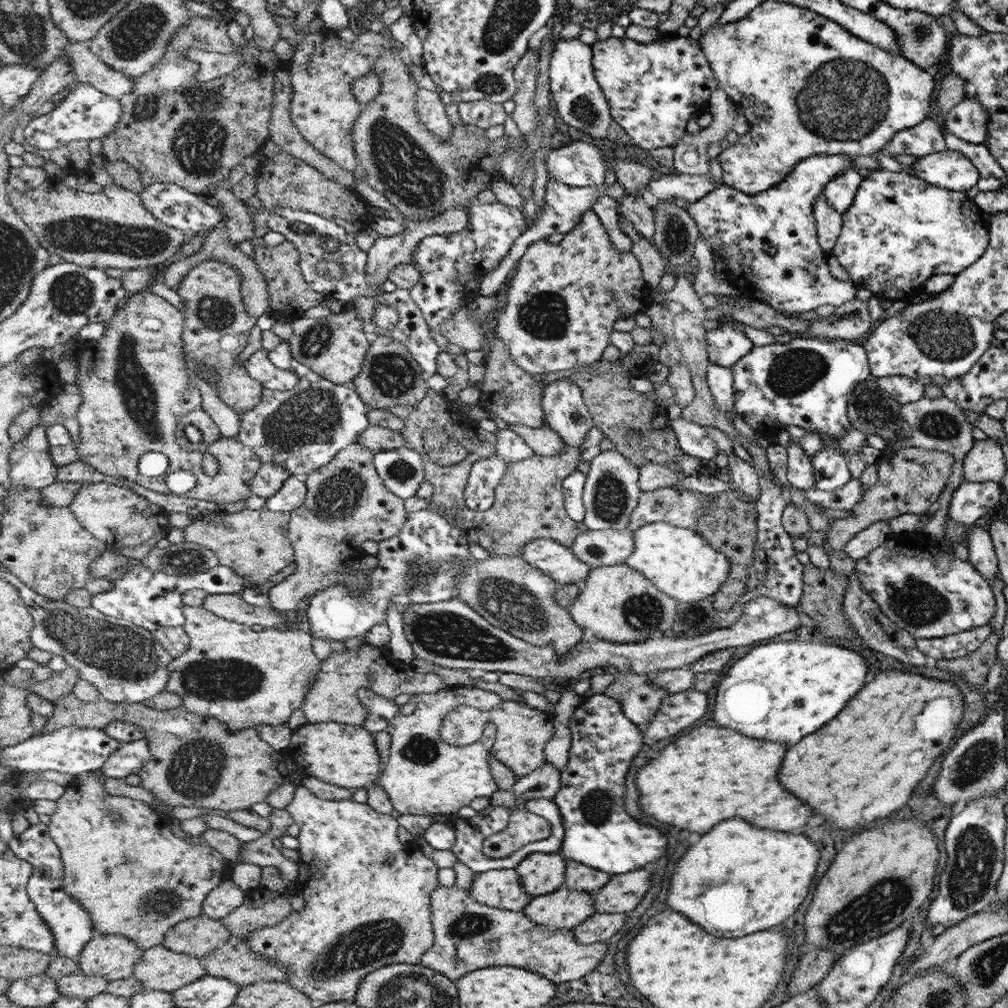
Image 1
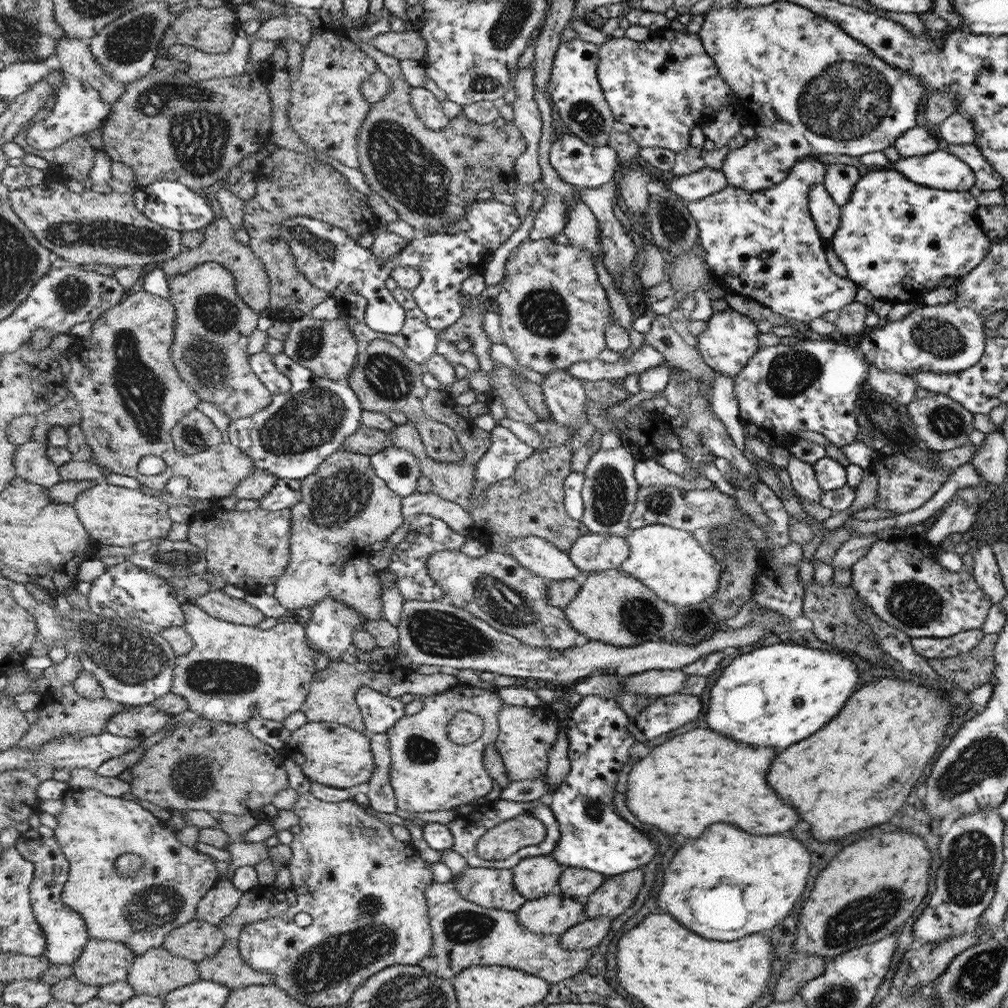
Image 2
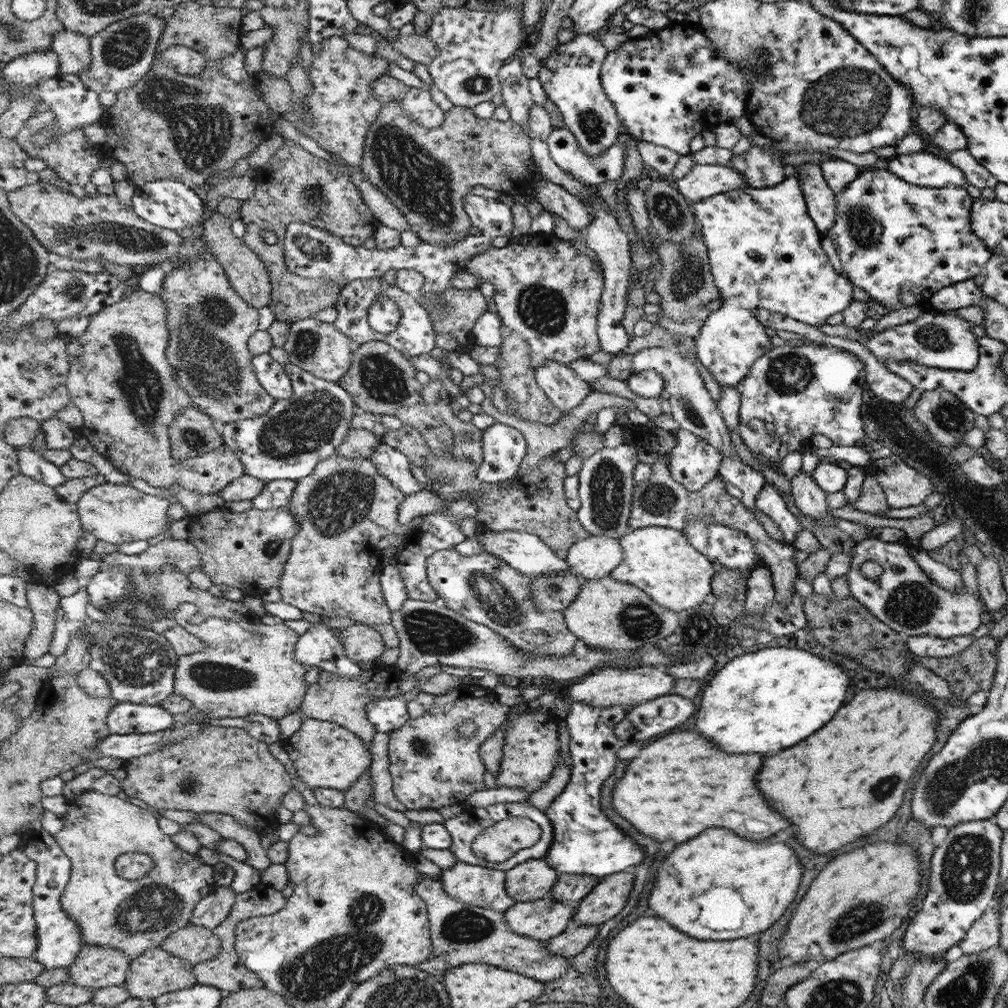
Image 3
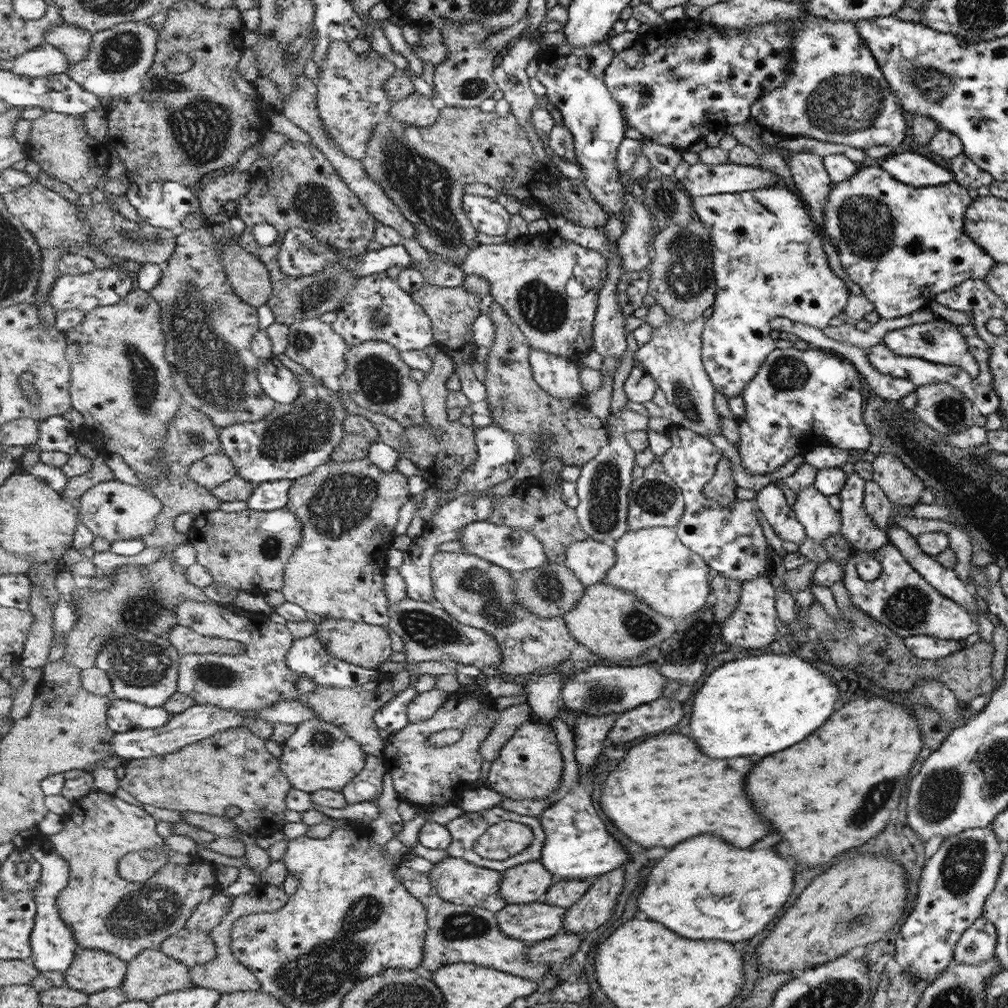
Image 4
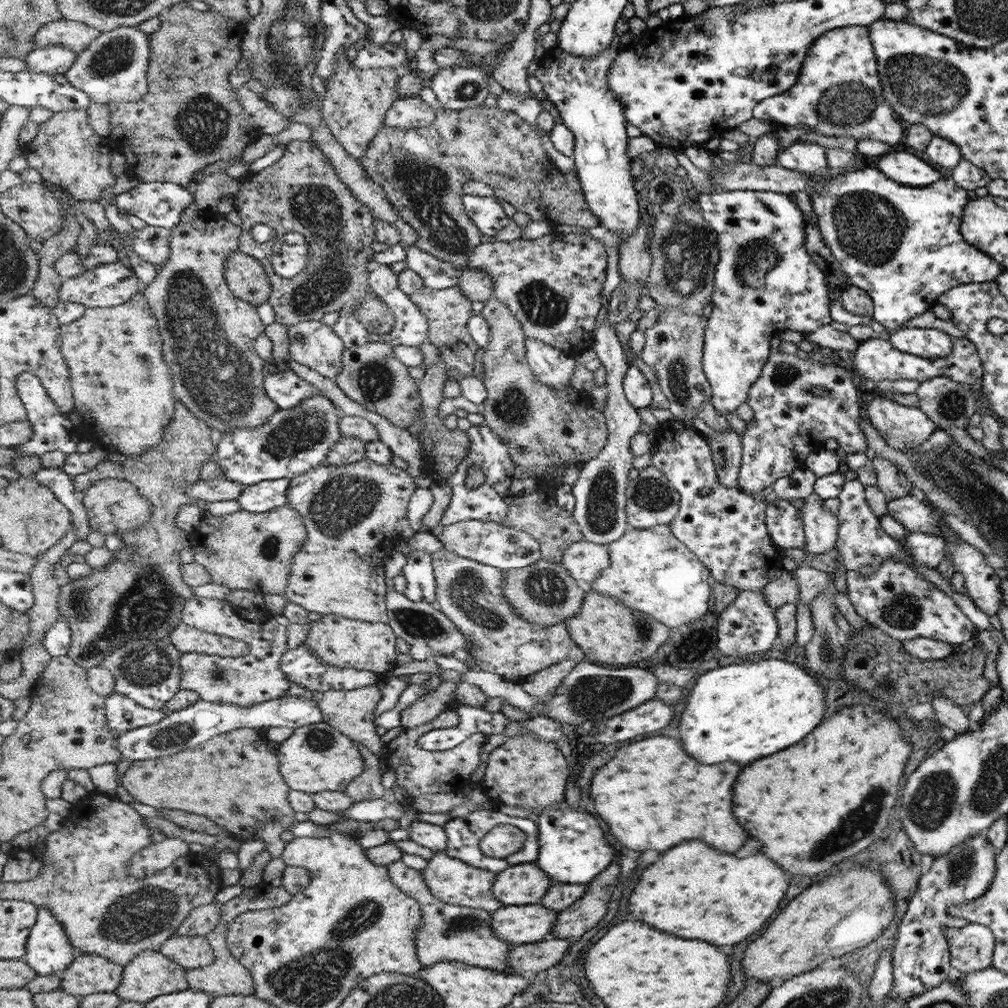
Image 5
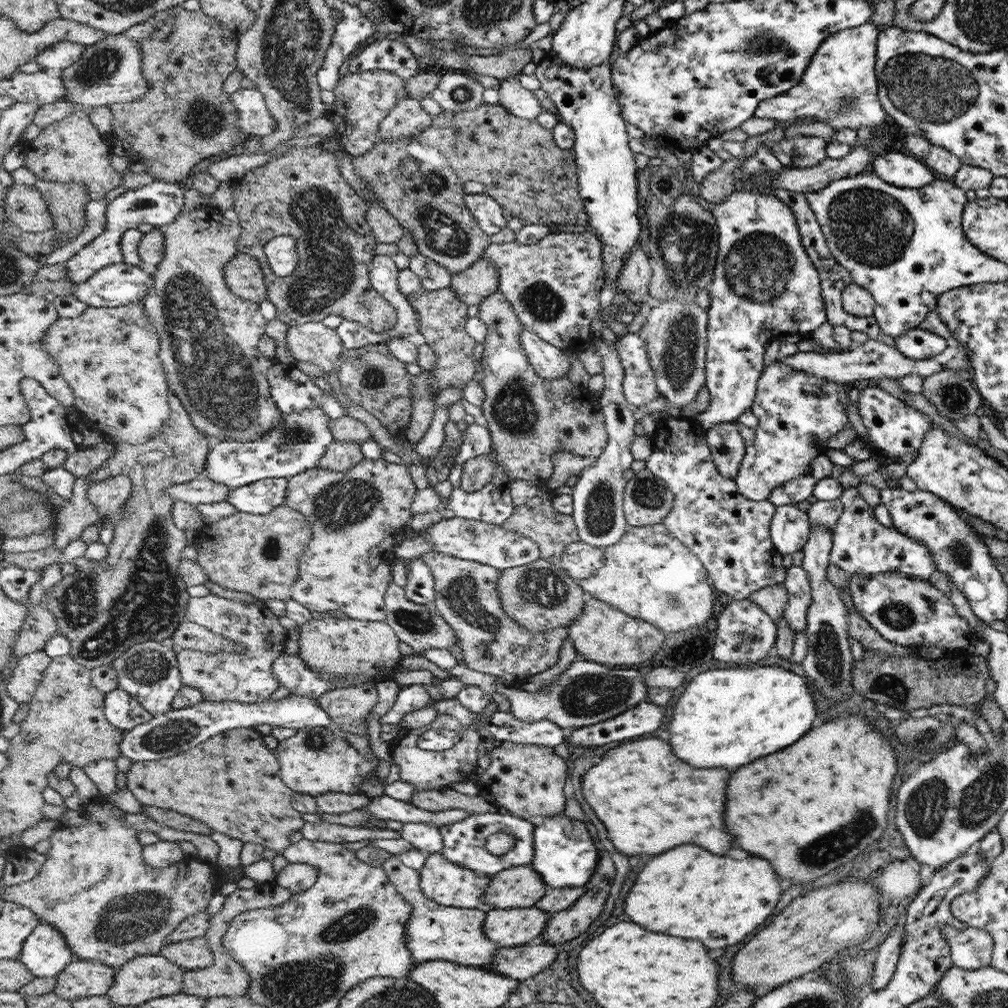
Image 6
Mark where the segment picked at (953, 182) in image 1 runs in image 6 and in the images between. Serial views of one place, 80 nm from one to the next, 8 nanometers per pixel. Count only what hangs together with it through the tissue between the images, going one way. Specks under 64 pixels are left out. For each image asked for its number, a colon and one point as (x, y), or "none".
2: (940, 170)
3: (923, 169)
4: (915, 170)
5: (909, 170)
6: (900, 170)

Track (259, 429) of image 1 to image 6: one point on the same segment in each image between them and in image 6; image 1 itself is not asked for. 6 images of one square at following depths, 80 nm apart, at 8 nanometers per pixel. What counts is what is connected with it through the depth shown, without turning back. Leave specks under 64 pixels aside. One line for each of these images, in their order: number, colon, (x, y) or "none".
2: (301, 428)
3: (297, 434)
4: (295, 438)
5: (292, 442)
6: (297, 444)

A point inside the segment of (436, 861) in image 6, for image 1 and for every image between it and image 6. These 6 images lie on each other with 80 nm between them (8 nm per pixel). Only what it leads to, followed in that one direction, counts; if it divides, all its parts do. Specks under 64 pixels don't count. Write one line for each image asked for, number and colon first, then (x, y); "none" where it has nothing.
1: (503, 888)
2: (492, 888)
3: (476, 885)
4: (457, 881)
5: (451, 880)

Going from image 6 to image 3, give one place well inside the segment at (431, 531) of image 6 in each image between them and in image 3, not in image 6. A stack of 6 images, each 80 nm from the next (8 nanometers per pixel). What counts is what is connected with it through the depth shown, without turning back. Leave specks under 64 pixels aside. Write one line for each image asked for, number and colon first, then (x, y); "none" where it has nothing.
3: (529, 554)
4: (515, 550)
5: (490, 543)

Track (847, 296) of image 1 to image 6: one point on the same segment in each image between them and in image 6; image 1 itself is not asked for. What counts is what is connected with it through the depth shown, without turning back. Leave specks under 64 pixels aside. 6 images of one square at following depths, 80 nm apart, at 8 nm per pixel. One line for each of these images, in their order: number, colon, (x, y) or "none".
2: (764, 245)
3: (765, 251)
4: (769, 262)
5: (767, 281)
6: (765, 285)

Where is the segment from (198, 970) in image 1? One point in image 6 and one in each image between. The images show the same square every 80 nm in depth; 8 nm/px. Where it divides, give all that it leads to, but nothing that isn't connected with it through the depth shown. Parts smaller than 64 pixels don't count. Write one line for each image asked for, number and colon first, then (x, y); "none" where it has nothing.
2: (157, 972)
3: (156, 972)
4: (151, 974)
5: (150, 974)
6: (140, 980)

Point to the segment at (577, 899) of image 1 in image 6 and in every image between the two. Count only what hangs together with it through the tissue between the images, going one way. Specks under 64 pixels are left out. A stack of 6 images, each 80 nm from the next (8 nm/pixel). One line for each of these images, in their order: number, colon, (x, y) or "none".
2: (554, 913)
3: (545, 918)
4: (535, 921)
5: (520, 925)
6: (511, 927)

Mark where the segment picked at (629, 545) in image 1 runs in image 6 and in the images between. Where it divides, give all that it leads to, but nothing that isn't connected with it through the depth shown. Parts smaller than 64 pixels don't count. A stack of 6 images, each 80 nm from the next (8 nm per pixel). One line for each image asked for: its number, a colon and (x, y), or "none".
2: (594, 552)
3: (595, 557)
4: (589, 560)
5: (585, 562)
6: (581, 560)

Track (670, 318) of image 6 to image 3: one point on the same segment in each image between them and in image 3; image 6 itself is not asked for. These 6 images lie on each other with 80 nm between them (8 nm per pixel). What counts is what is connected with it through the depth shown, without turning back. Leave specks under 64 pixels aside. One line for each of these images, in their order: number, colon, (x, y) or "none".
3: (691, 406)
4: (673, 355)
5: (674, 345)

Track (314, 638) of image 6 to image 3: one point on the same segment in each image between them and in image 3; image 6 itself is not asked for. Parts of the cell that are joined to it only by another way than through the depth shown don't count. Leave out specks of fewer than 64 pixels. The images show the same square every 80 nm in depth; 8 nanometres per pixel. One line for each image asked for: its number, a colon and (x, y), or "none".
3: (363, 644)
4: (358, 643)
5: (348, 643)

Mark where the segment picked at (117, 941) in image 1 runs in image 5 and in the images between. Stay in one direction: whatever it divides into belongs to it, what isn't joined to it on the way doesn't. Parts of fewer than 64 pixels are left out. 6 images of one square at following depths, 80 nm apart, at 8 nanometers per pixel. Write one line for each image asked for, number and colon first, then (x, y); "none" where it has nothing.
2: (104, 962)
3: (98, 967)
4: (93, 971)
5: (89, 974)

